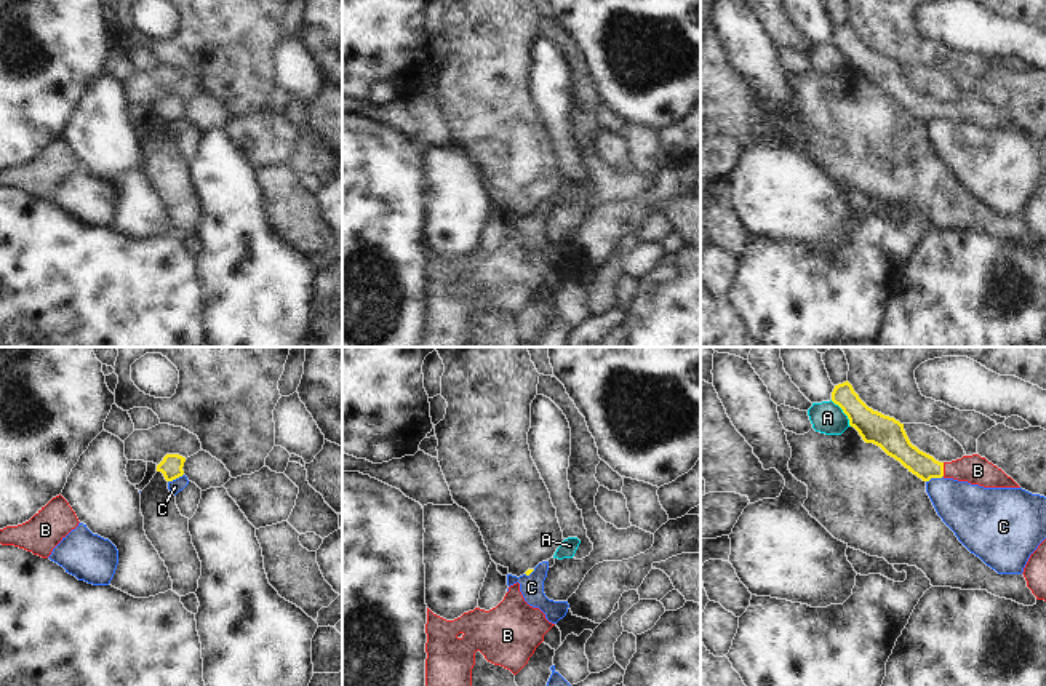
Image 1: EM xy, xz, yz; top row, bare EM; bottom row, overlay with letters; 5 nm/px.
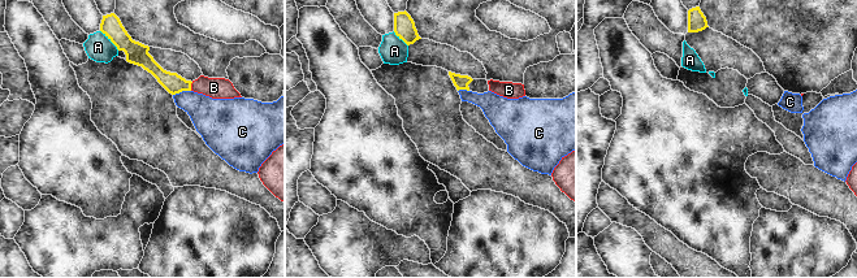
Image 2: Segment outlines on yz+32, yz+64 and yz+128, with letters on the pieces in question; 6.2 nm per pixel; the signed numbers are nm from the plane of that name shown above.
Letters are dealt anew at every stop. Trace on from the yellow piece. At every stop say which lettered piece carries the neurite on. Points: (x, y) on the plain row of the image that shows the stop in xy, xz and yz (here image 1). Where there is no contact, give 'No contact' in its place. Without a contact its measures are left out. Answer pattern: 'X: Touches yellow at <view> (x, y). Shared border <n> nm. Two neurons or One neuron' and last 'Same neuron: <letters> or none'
A: Touches yellow at yz (843, 53). Shared border 170 nm. Two neurons
B: Touches yellow at yz (942, 111). Shared border 70 nm. One neuron
C: Touches yellow at yz (934, 119). Shared border 90 nm. Two neurons
Same neuron: B

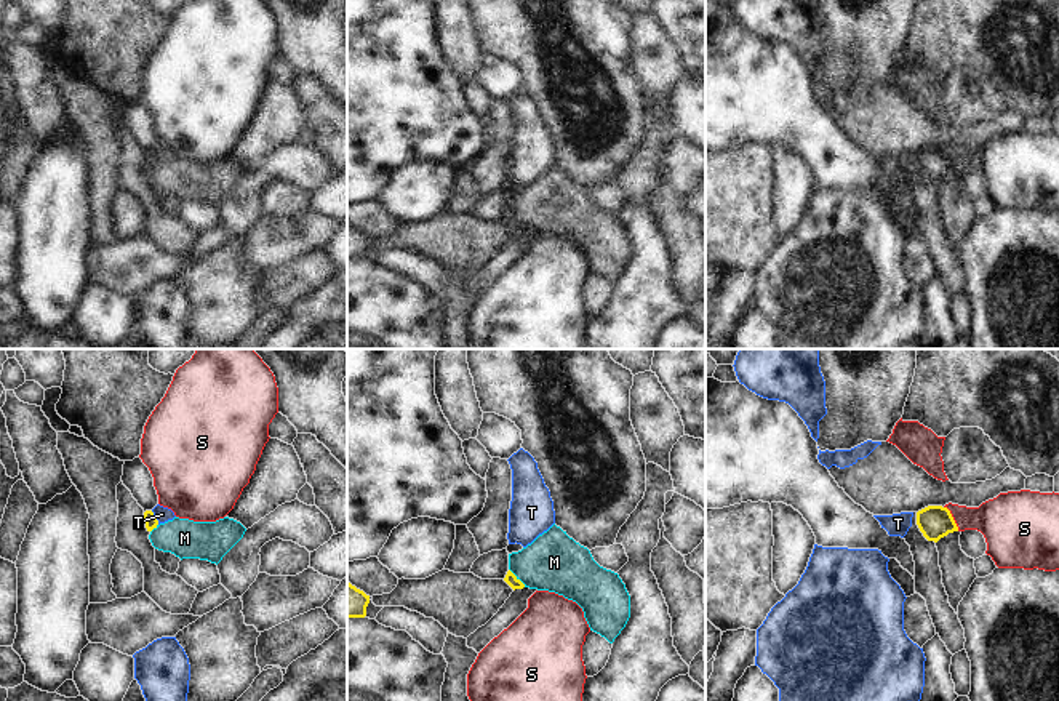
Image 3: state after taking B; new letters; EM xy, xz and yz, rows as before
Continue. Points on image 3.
M: Touches yellow at xz (515, 220). Shared border 130 nm. One neuron
S: Touches yellow at yz (952, 160). Shared border 150 nm. Two neurons
T: Touches yellow at xy (154, 159). Shared border 80 nm. Two neurons
Same neuron: M

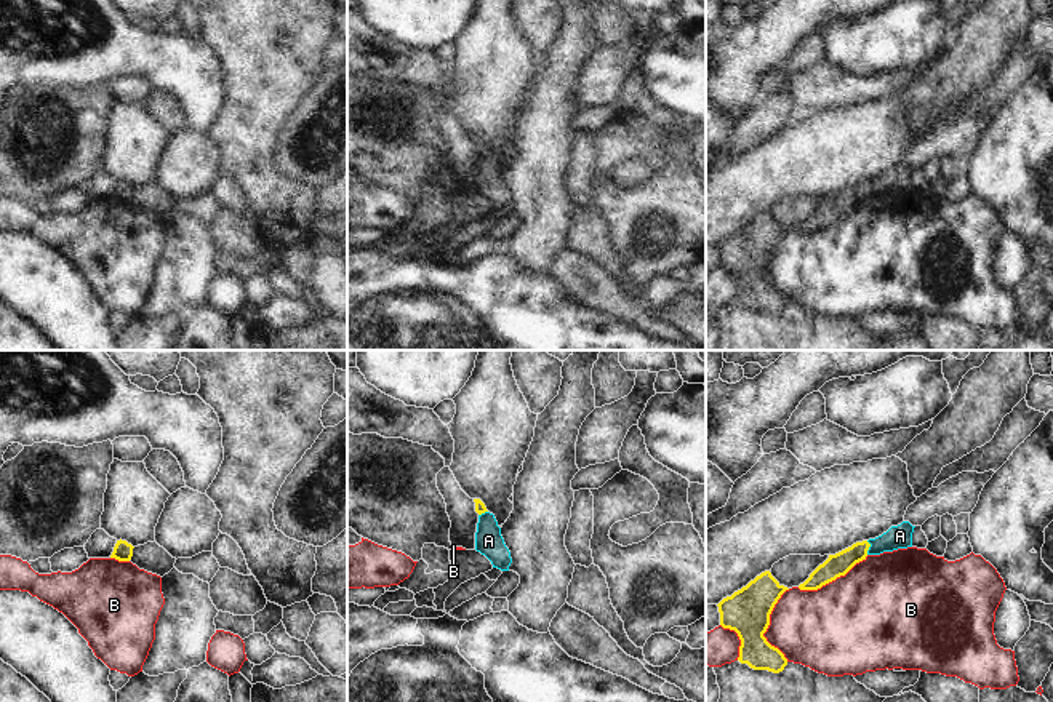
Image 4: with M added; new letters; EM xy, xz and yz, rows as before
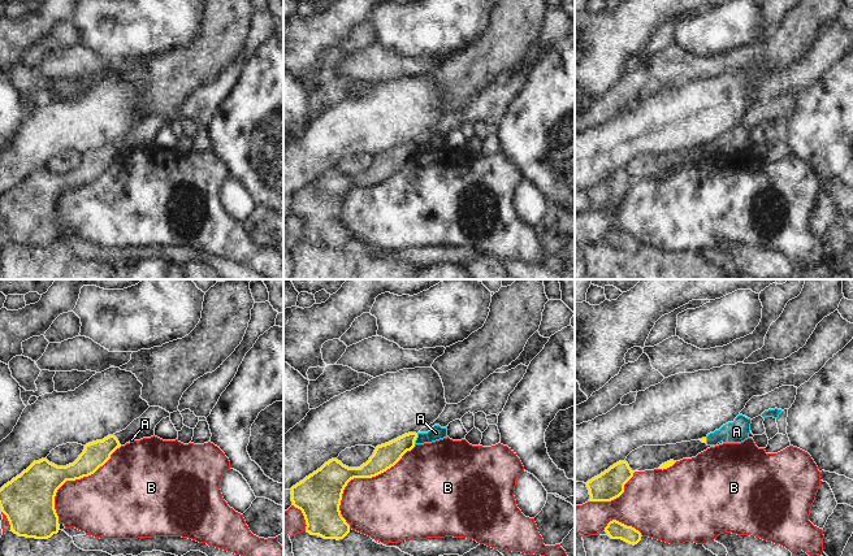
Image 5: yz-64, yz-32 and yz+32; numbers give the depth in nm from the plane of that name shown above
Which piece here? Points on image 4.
A: Touches yellow at yz (869, 187). Shared border 70 nm. One neuron
B: Touches yellow at yz (768, 266). Shared border 360 nm. Two neurons
Same neuron: A

